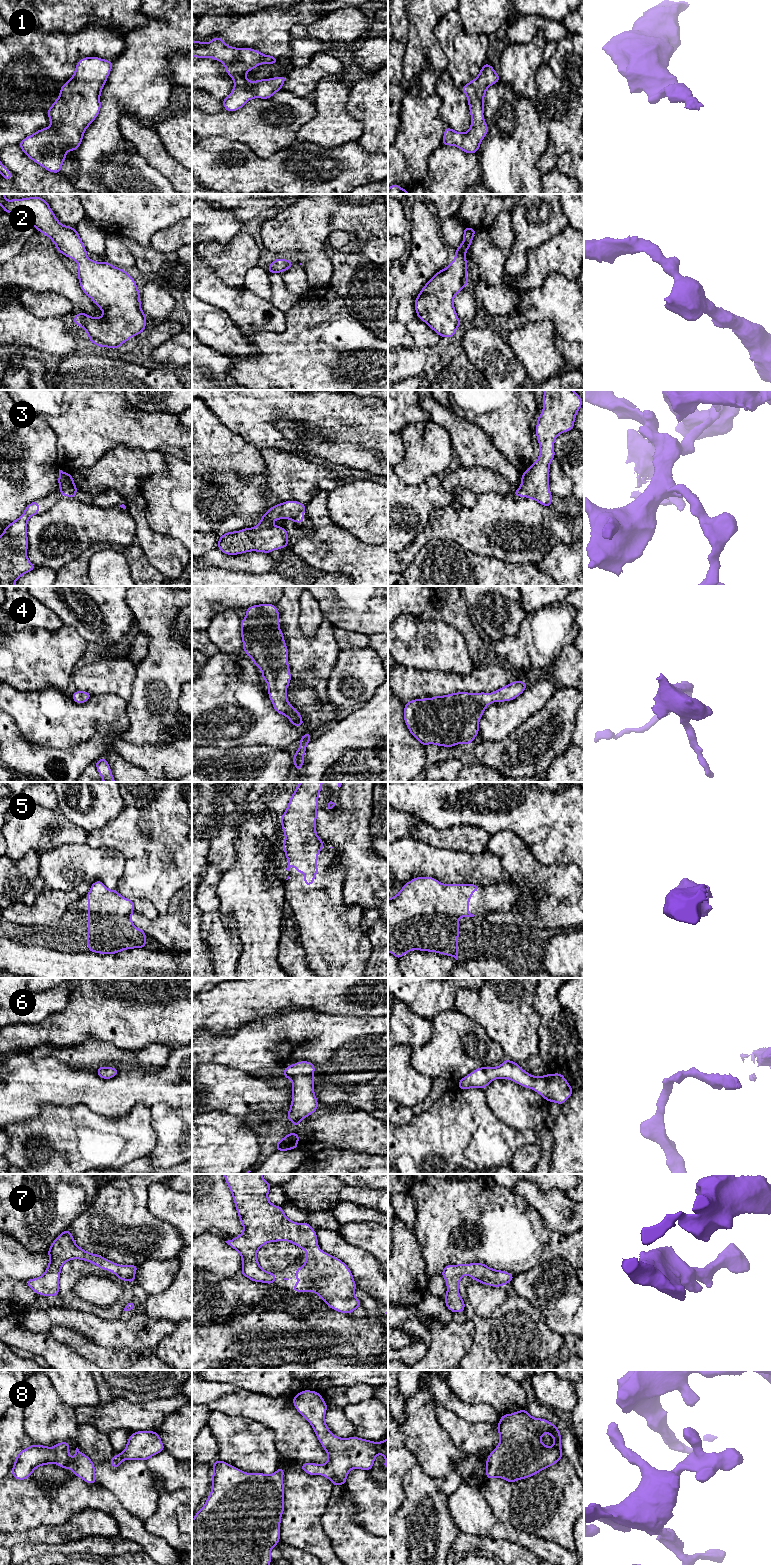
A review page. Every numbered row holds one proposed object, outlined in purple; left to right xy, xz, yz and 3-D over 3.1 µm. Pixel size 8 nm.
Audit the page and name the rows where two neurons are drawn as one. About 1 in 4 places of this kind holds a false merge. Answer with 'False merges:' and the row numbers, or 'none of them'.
False merges: none of them

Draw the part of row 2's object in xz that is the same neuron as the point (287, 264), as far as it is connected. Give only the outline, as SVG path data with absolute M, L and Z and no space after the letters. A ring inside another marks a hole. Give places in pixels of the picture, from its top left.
M277 258L274 260L268 267L267 271L268 273L282 273L285 270L290 269L294 264L292 261L289 261L287 259Z

